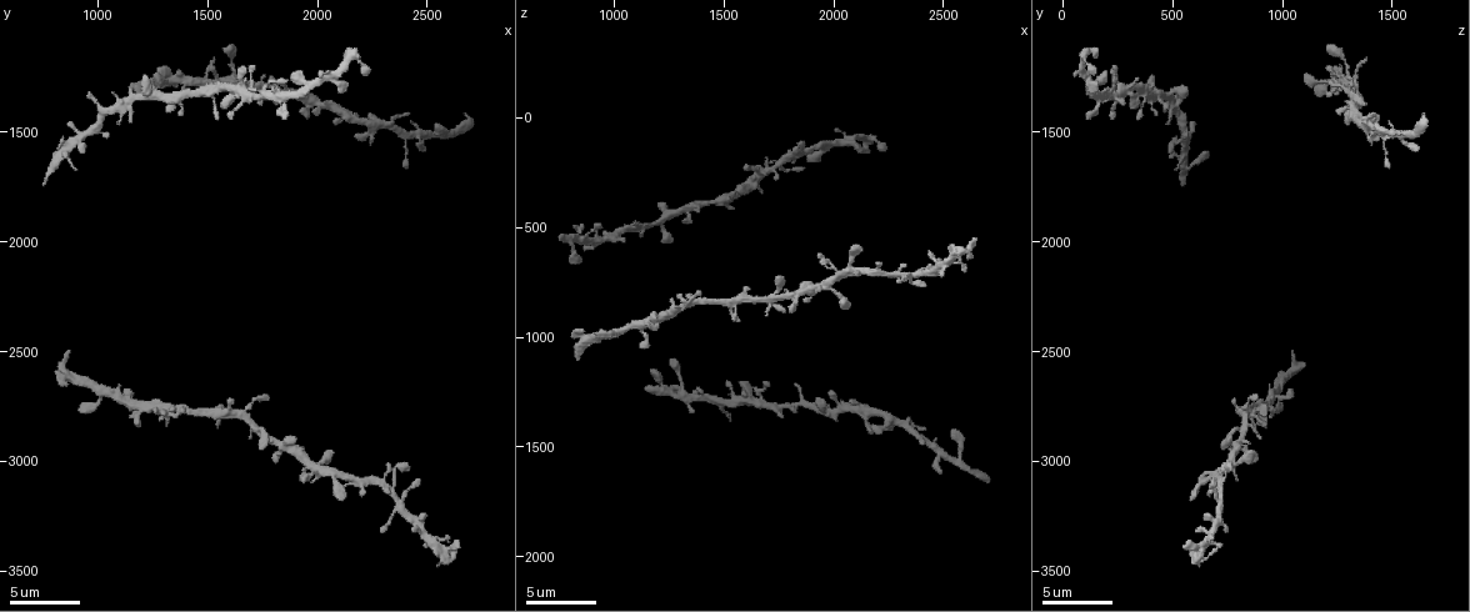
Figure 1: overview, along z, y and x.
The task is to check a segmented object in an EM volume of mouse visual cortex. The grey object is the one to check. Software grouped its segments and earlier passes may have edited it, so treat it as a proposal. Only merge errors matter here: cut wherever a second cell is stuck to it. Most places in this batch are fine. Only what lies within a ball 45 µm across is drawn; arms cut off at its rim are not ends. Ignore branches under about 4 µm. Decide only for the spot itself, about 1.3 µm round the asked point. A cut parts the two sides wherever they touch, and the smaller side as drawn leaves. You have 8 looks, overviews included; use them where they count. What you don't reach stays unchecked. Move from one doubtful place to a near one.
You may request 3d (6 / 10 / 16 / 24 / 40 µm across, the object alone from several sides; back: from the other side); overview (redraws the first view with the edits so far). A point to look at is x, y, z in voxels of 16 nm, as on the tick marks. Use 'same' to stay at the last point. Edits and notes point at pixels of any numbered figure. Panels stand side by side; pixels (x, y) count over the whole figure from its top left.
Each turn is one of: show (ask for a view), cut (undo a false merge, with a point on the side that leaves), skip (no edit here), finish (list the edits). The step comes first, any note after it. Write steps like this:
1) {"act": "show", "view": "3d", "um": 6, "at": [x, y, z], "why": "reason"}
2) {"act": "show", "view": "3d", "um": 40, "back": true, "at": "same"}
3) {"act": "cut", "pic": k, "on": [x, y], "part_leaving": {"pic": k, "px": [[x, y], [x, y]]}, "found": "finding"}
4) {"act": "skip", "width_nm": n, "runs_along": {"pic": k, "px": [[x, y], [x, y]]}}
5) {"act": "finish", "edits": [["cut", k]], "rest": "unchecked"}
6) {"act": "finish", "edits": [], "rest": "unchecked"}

{"act": "show", "view": "3d", "um": 10, "at": [2380, 1500, 1440], "why": "side arm on a straight run"}

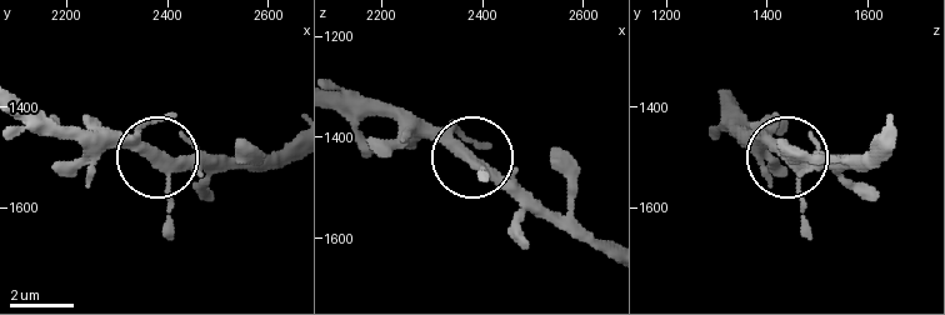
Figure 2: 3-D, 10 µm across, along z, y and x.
{"act": "show", "view": "3d", "um": 6, "at": [2370, 1490, 1440]}

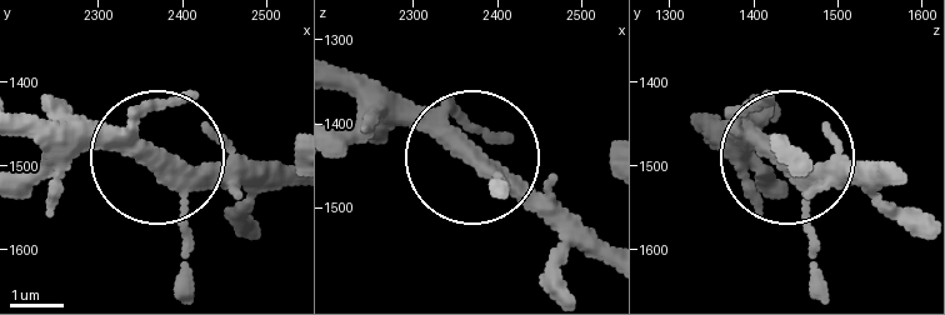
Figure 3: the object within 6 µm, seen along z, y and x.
{"act": "skip", "arms": 3, "found": "continuous, no second cell"}

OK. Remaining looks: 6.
{"act": "show", "view": "3d", "um": 16, "at": [2130, 1190, 90], "why": "three arms meet"}

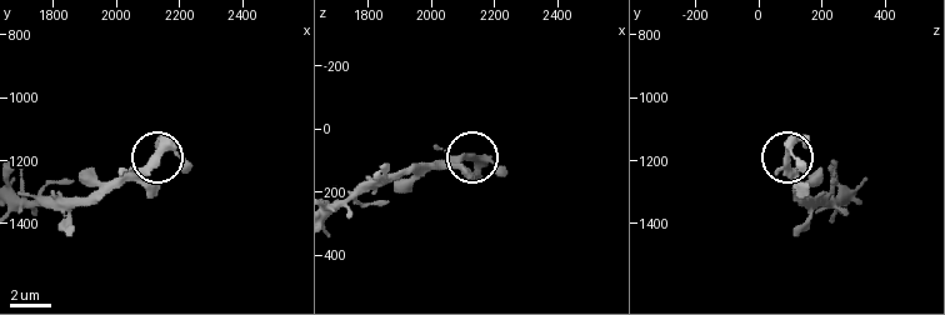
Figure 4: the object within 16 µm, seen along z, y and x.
{"act": "skip", "runs_along": {"pic": 4, "px": [[335, 205], [470, 156], [504, 173]]}, "found": "one cell here"}

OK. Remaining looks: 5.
{"act": "show", "view": "3d", "um": 6, "at": [1700, 1320, 250], "why": "sudden change in width"}

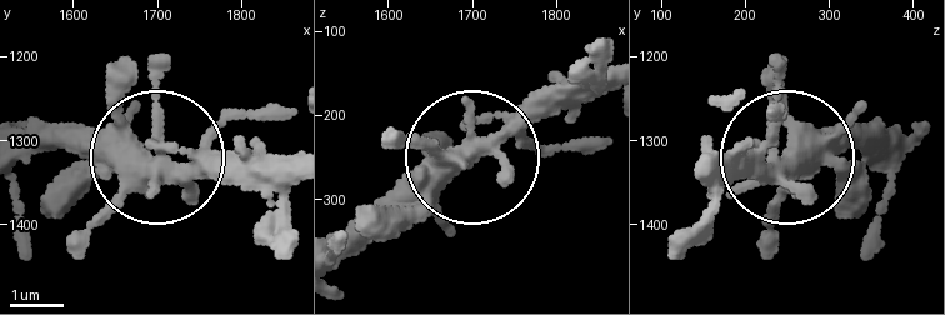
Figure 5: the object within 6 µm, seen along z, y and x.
{"act": "skip", "width_nm": 400, "runs_along": {"pic": 5, "px": [[31, 154], [255, 154]]}, "found": "all the same cell"}

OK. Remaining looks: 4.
{"act": "show", "view": "3d", "um": 6, "at": [1670, 2780, 840], "why": "two arms at a narrow angle"}

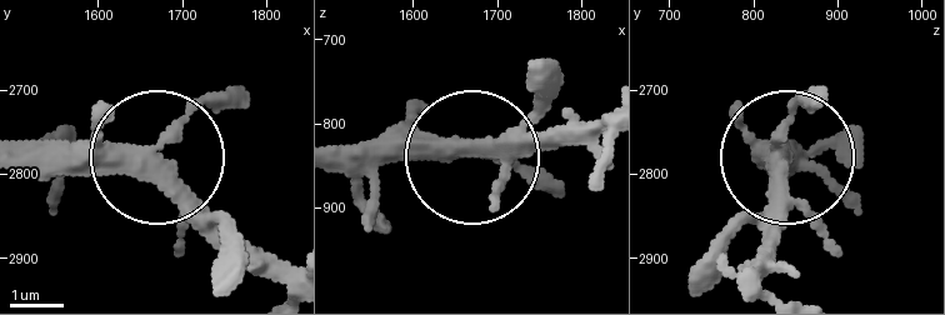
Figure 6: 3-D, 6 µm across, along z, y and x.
{"act": "skip", "width_nm": 350, "runs_along": {"pic": 6, "px": [[29, 150], [150, 168], [254, 266]]}, "found": "one cell here"}

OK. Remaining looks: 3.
{"act": "finish", "edits": [], "rest": "unchecked"}

